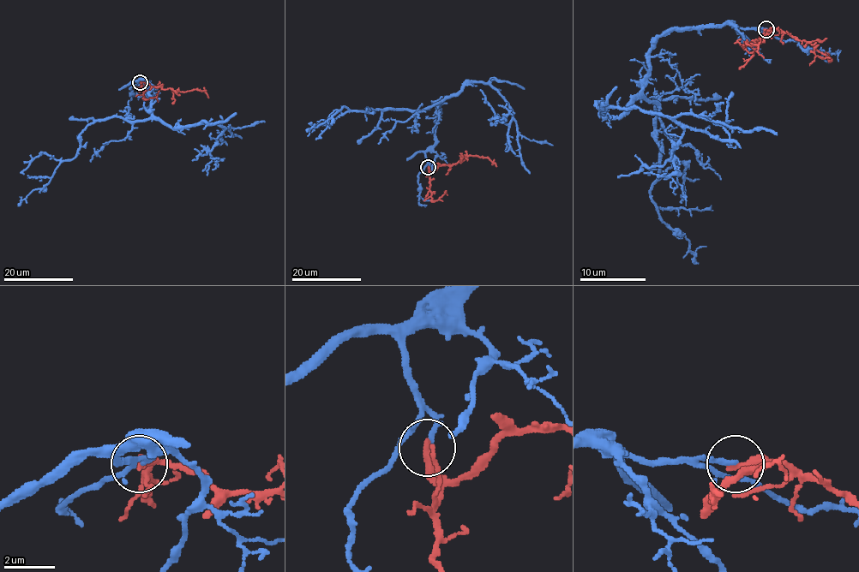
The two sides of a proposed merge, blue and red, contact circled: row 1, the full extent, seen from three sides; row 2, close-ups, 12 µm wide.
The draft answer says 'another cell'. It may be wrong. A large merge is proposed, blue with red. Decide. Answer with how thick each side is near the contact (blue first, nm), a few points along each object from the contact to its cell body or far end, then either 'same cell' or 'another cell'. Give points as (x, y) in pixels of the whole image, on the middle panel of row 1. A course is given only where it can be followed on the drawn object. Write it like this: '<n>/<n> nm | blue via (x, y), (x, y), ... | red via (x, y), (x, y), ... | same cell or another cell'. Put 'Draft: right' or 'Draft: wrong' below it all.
190/360 nm | blue via (429, 168), (425, 153), (435, 140), (439, 103), (421, 110), (350, 110), (345, 106), (312, 128), (308, 135) | red via (429, 168), (433, 172), (439, 166), (455, 164), (465, 156), (487, 157), (496, 166) | another cell
Draft: right

